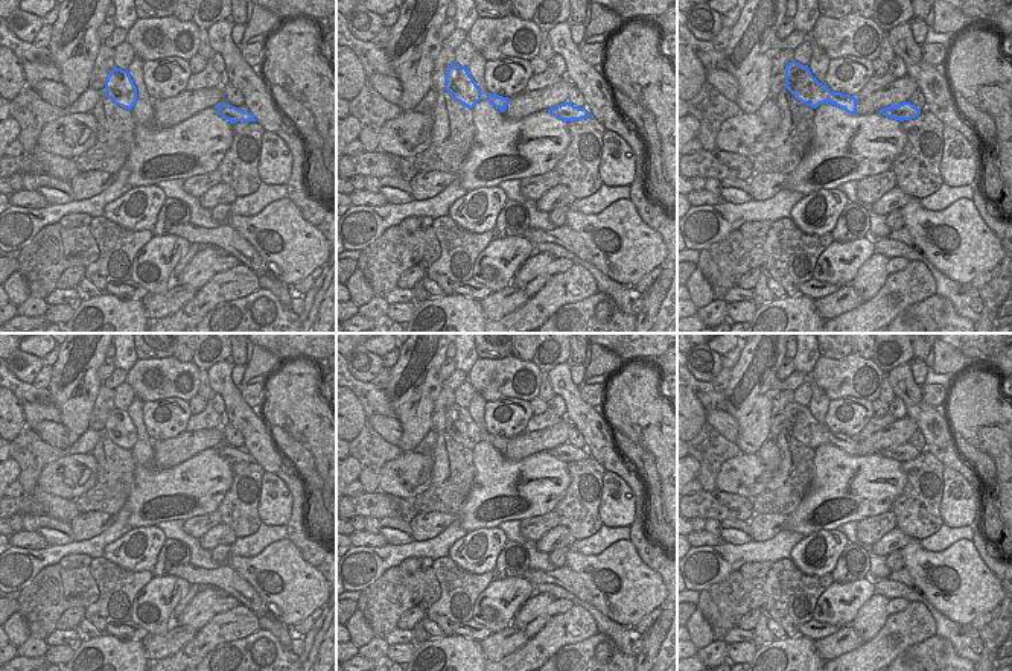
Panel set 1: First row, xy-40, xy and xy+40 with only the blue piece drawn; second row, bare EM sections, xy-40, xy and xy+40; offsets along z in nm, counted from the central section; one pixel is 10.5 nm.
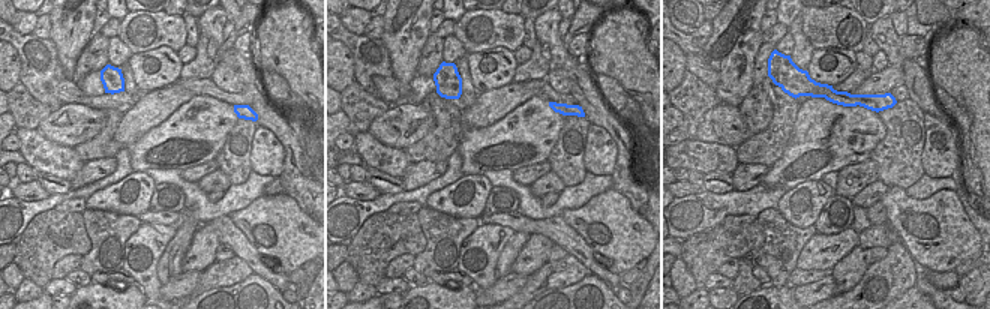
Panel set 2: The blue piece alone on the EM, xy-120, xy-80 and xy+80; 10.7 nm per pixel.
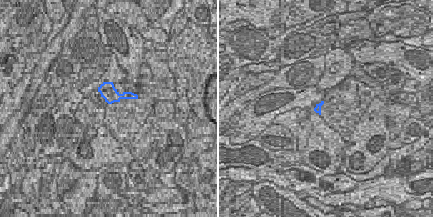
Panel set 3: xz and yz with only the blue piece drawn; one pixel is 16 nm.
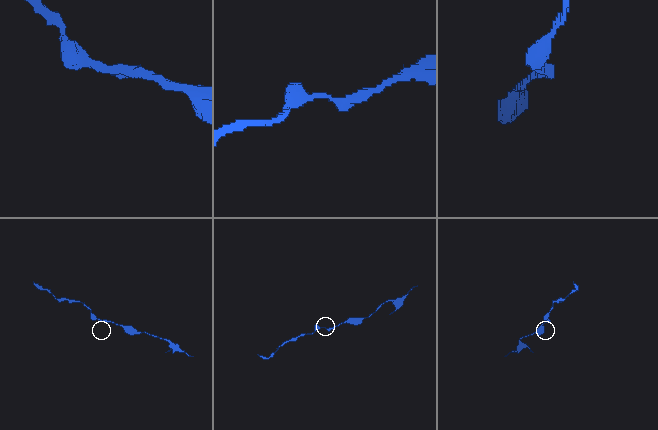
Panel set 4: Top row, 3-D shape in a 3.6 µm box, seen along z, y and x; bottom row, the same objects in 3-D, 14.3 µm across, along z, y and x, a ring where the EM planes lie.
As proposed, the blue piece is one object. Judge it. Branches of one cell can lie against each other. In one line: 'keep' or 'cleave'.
keep

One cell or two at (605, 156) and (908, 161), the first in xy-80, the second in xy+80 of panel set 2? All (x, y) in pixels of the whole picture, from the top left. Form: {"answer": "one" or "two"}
{"answer": "two"}

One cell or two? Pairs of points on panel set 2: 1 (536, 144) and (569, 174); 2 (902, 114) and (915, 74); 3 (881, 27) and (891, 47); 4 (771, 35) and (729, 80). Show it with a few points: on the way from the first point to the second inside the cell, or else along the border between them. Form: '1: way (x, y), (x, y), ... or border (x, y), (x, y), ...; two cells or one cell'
1: border (564, 123), (546, 159); two cells
2: border (908, 96), (923, 113); two cells
3: way (882, 32), (890, 42); one cell
4: border (761, 33), (762, 42); two cells

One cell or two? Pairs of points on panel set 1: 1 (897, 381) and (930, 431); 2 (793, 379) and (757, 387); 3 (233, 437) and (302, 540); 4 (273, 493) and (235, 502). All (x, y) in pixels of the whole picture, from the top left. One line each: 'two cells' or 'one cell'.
1: one cell
2: two cells
3: two cells
4: two cells

